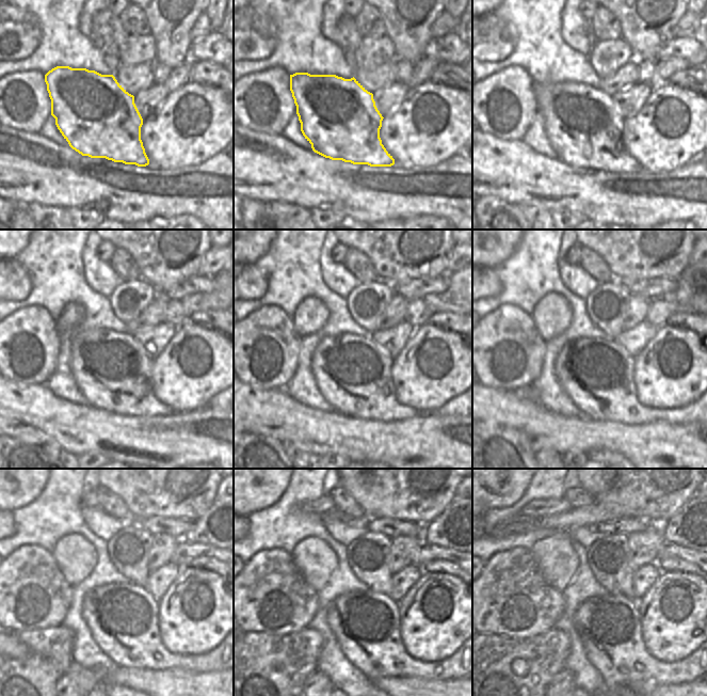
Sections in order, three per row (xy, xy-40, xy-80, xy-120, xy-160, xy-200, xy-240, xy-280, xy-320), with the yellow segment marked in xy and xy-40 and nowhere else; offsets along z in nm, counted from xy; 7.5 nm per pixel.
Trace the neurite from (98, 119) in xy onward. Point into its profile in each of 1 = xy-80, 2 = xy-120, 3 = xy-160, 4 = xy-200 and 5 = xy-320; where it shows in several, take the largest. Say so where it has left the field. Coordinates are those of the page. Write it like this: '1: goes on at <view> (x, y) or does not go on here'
1: goes on at xy-80 (584, 127)
2: goes on at xy-120 (112, 370)
3: goes on at xy-160 (352, 373)
4: goes on at xy-200 (593, 373)
5: goes on at xy-320 (612, 639)

